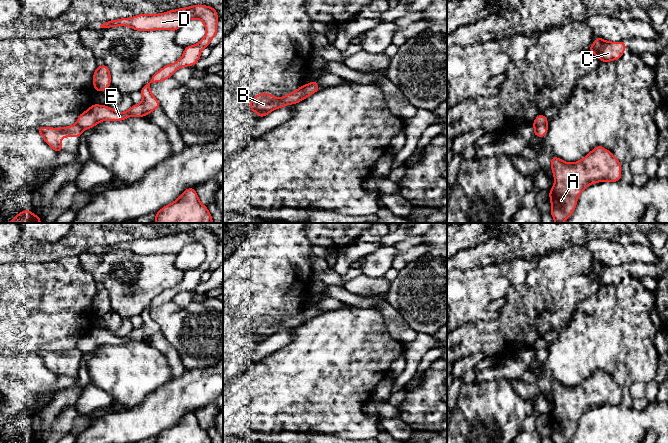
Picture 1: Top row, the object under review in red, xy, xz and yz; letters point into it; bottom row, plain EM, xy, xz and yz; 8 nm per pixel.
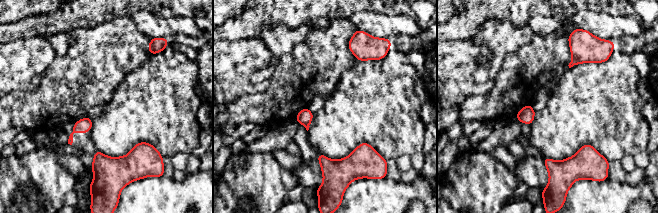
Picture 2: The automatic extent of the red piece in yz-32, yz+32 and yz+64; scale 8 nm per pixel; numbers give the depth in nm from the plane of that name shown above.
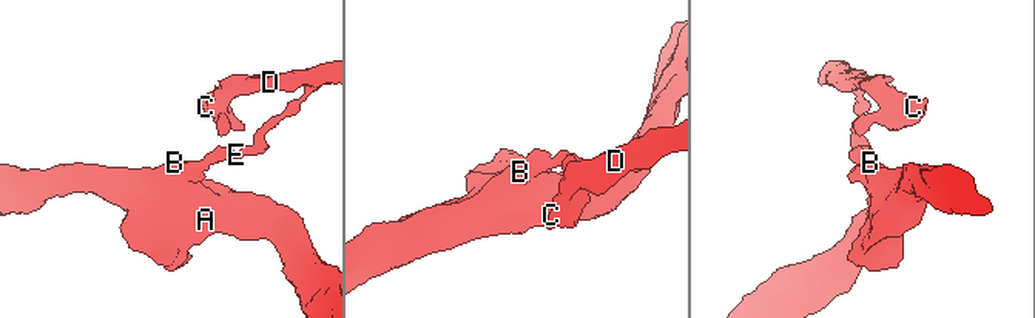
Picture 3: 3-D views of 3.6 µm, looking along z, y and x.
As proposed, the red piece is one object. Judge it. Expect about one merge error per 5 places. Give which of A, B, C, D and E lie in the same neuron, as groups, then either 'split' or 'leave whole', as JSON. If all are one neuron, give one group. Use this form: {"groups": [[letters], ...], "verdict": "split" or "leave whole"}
{"groups": [["A", "B"], ["C", "D", "E"]], "verdict": "split"}

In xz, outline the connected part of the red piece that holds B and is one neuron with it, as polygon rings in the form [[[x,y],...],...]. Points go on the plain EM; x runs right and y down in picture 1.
[[[302,310],[293,317],[280,322],[274,322],[270,317],[260,317],[253,321],[250,325],[250,333],[258,338],[259,341],[264,341],[271,335],[284,331],[289,328],[297,328],[304,323]]]

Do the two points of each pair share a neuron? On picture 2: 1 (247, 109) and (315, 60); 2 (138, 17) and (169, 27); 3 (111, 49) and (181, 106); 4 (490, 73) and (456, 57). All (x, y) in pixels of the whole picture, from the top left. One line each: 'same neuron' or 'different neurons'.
1: same neuron
2: same neuron
3: different neurons
4: different neurons

